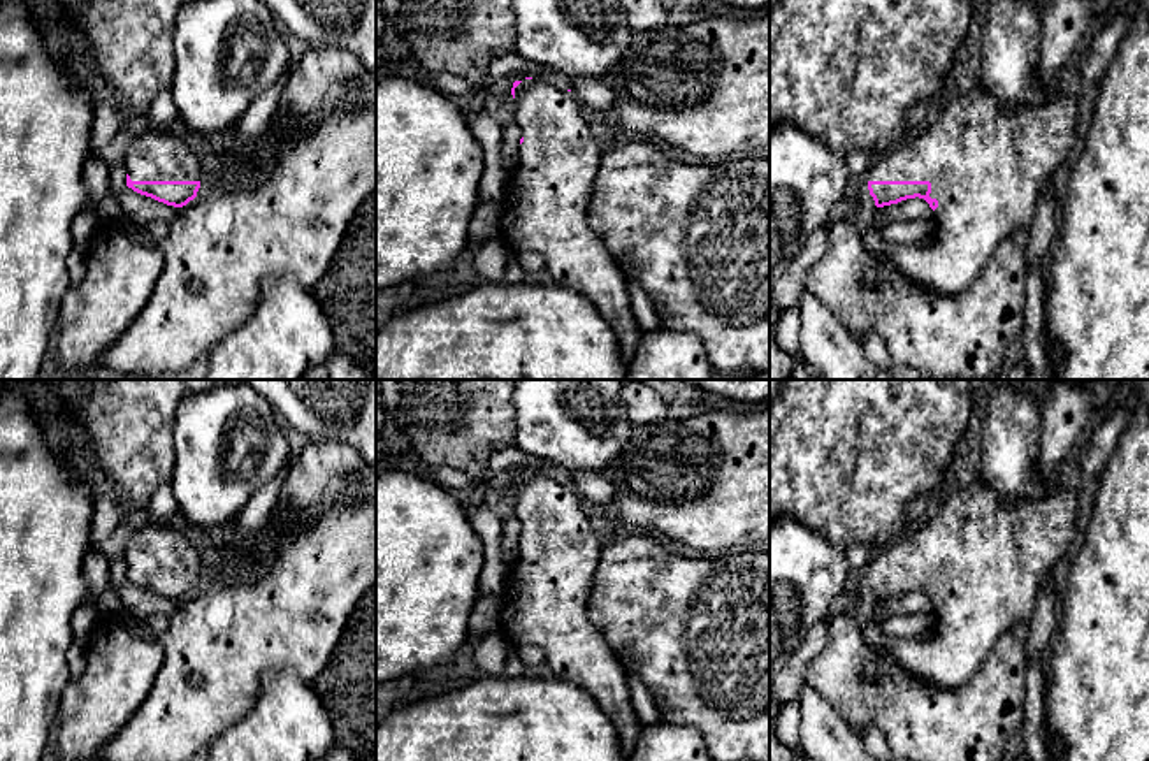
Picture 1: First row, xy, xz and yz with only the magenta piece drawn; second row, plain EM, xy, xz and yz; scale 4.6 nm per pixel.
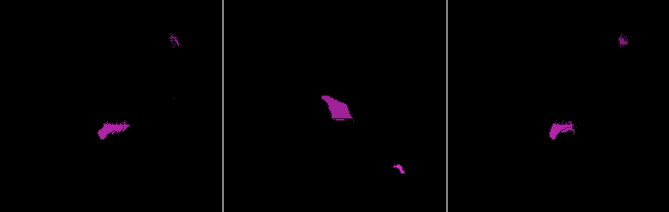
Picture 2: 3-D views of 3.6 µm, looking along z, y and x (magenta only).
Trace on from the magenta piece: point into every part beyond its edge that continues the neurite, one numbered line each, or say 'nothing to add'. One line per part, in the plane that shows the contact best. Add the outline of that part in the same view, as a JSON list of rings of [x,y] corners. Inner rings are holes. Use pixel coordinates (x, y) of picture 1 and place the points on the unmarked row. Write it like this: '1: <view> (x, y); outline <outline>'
1: yz (988, 563); outline [[[980,482],[943,497],[935,513],[912,534],[877,552],[868,575],[929,575],[938,594],[936,629],[922,638],[892,638],[878,626],[863,626],[866,643],[894,659],[919,680],[942,689],[963,687],[984,663],[996,640],[1019,622],[1030,622],[1045,580],[1075,550],[1079,497],[1054,492],[1040,501],[1001,506]]]

